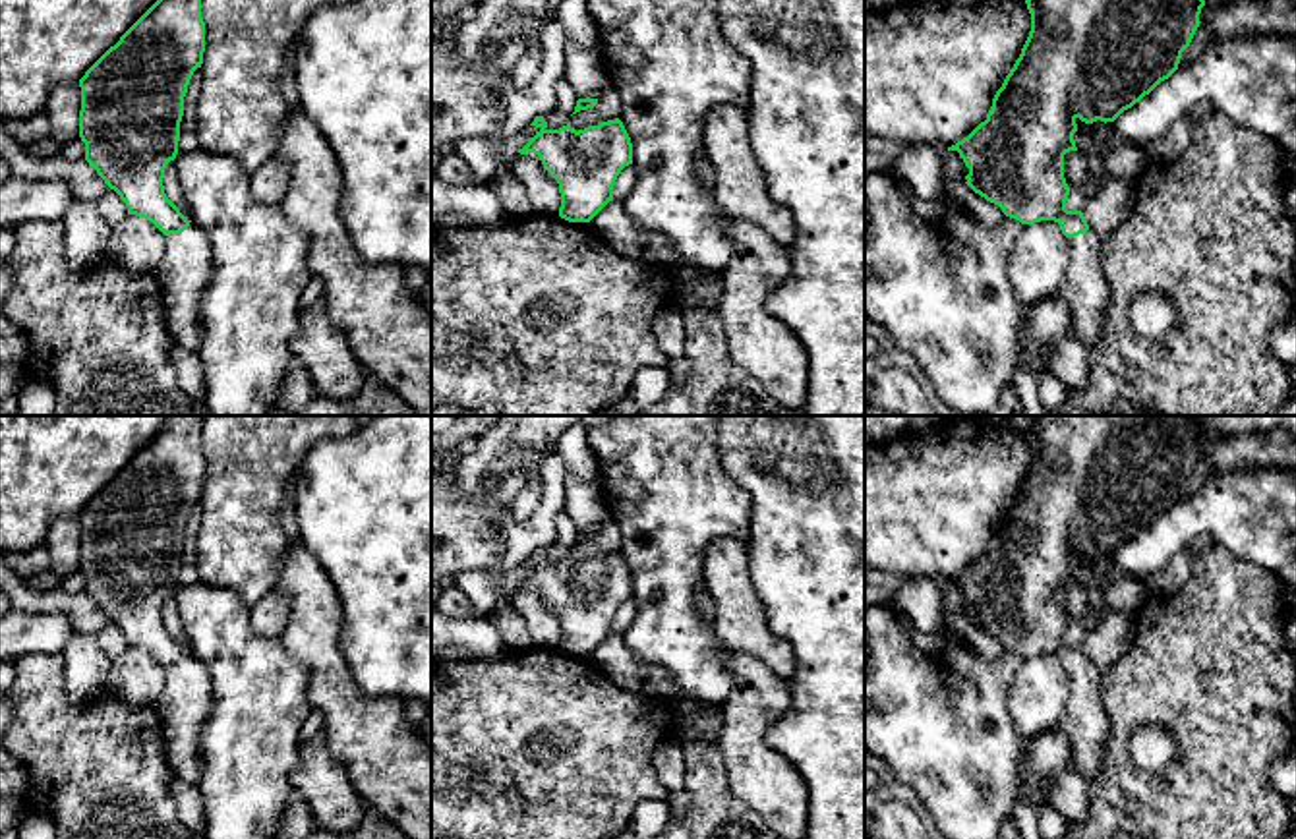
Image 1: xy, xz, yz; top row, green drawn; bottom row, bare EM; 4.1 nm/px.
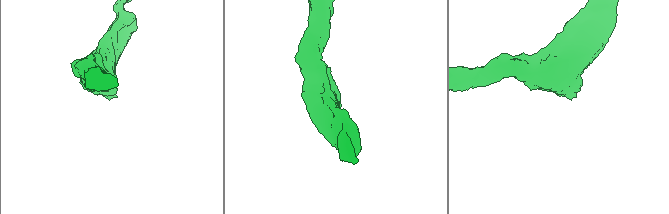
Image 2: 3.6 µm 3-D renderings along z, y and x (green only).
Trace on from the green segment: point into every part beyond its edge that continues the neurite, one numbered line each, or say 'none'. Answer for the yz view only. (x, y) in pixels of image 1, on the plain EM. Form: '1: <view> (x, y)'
1: yz (1086, 722)

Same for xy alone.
1: xy (184, 704)

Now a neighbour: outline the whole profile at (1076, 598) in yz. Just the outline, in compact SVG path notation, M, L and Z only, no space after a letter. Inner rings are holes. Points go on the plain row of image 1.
M1070 584L1064 588L1064 611L1070 622L1081 621L1089 630L1101 624L1103 615L1091 615L1087 611L1087 590L1079 584Z

